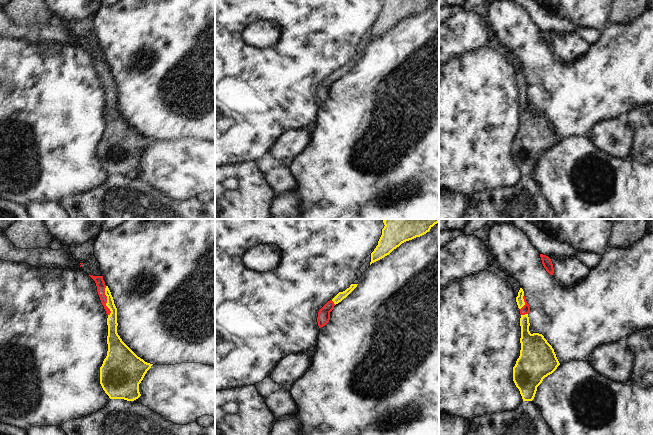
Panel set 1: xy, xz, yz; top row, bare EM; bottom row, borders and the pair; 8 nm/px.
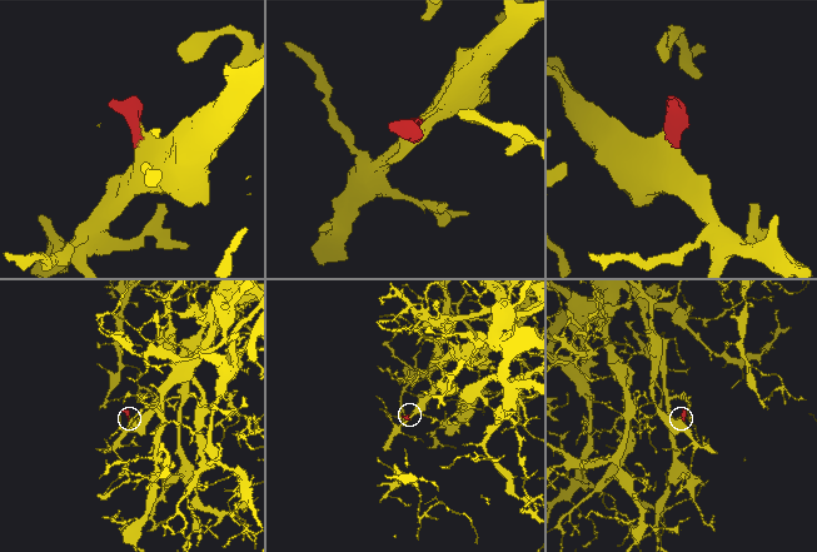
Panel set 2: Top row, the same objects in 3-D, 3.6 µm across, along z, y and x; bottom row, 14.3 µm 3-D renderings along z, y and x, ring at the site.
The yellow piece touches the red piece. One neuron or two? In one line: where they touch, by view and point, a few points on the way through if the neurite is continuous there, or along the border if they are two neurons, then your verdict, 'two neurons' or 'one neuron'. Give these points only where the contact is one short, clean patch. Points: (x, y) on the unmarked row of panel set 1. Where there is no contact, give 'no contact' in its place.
xy (107, 77) | across xy (112, 99), (112, 88), (107, 77), (99, 57) | one neuron

